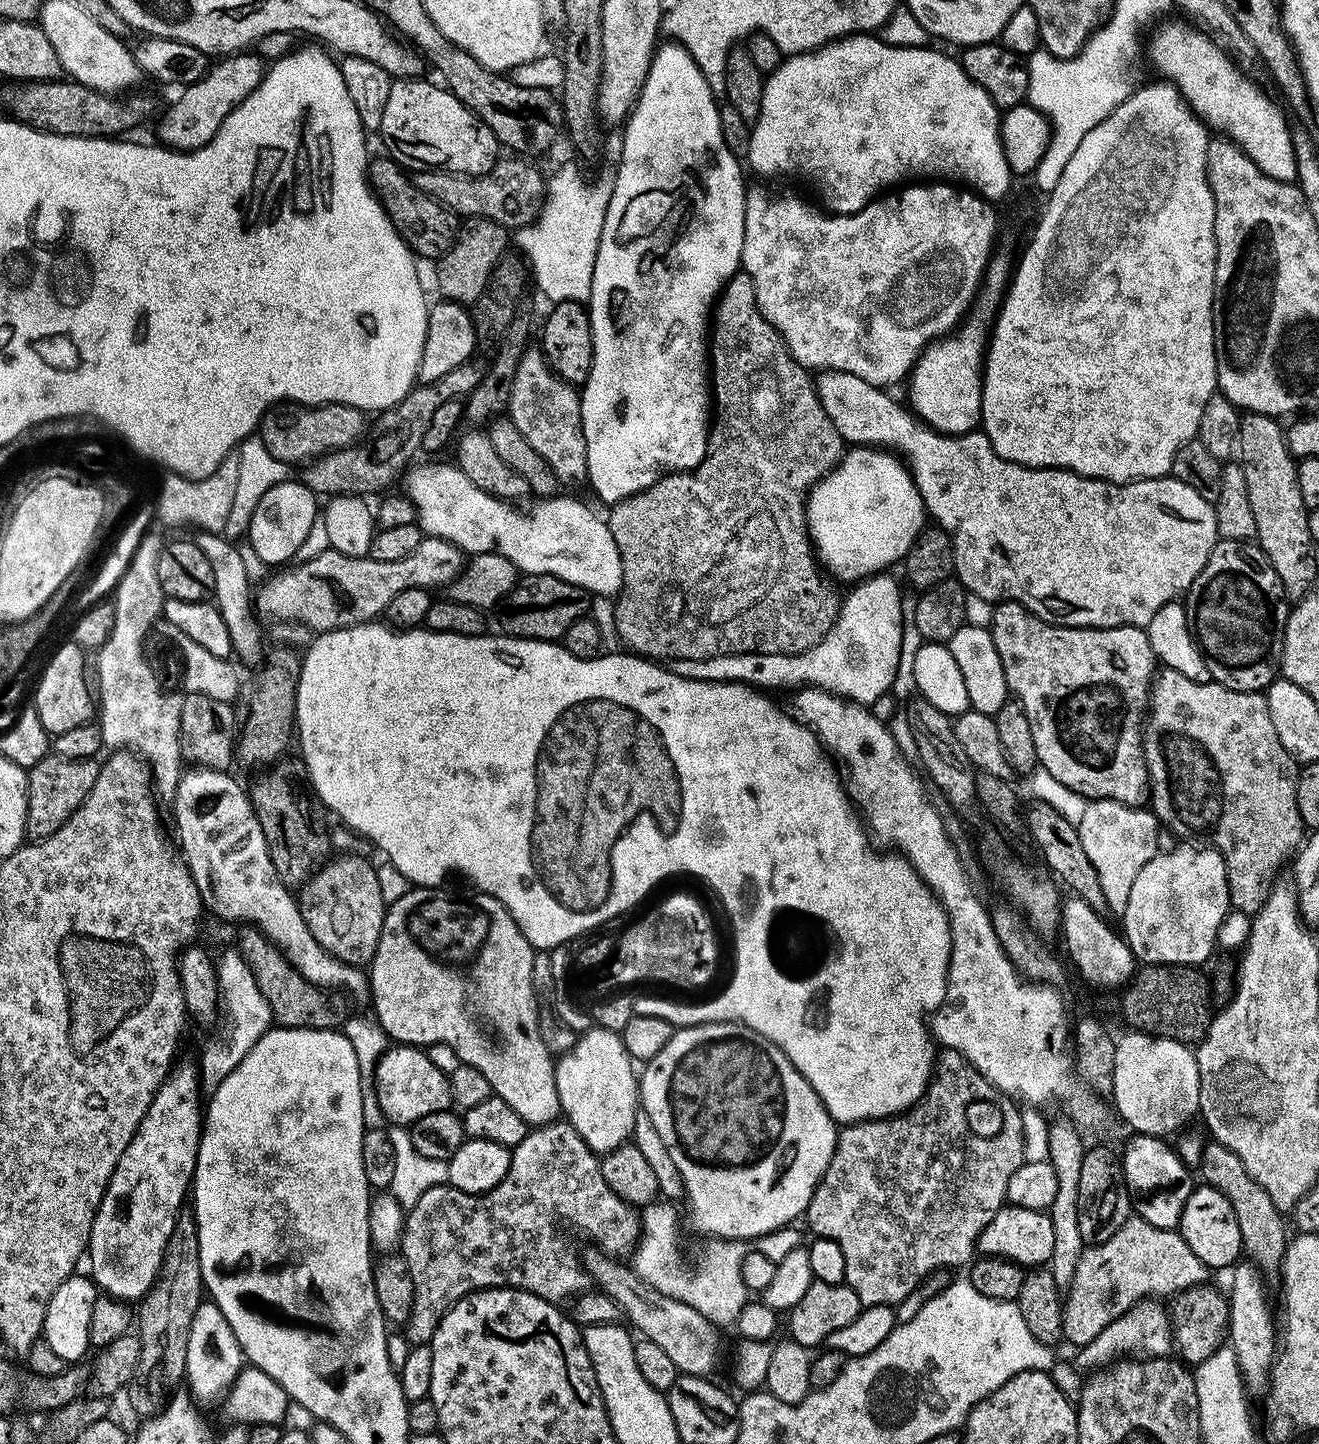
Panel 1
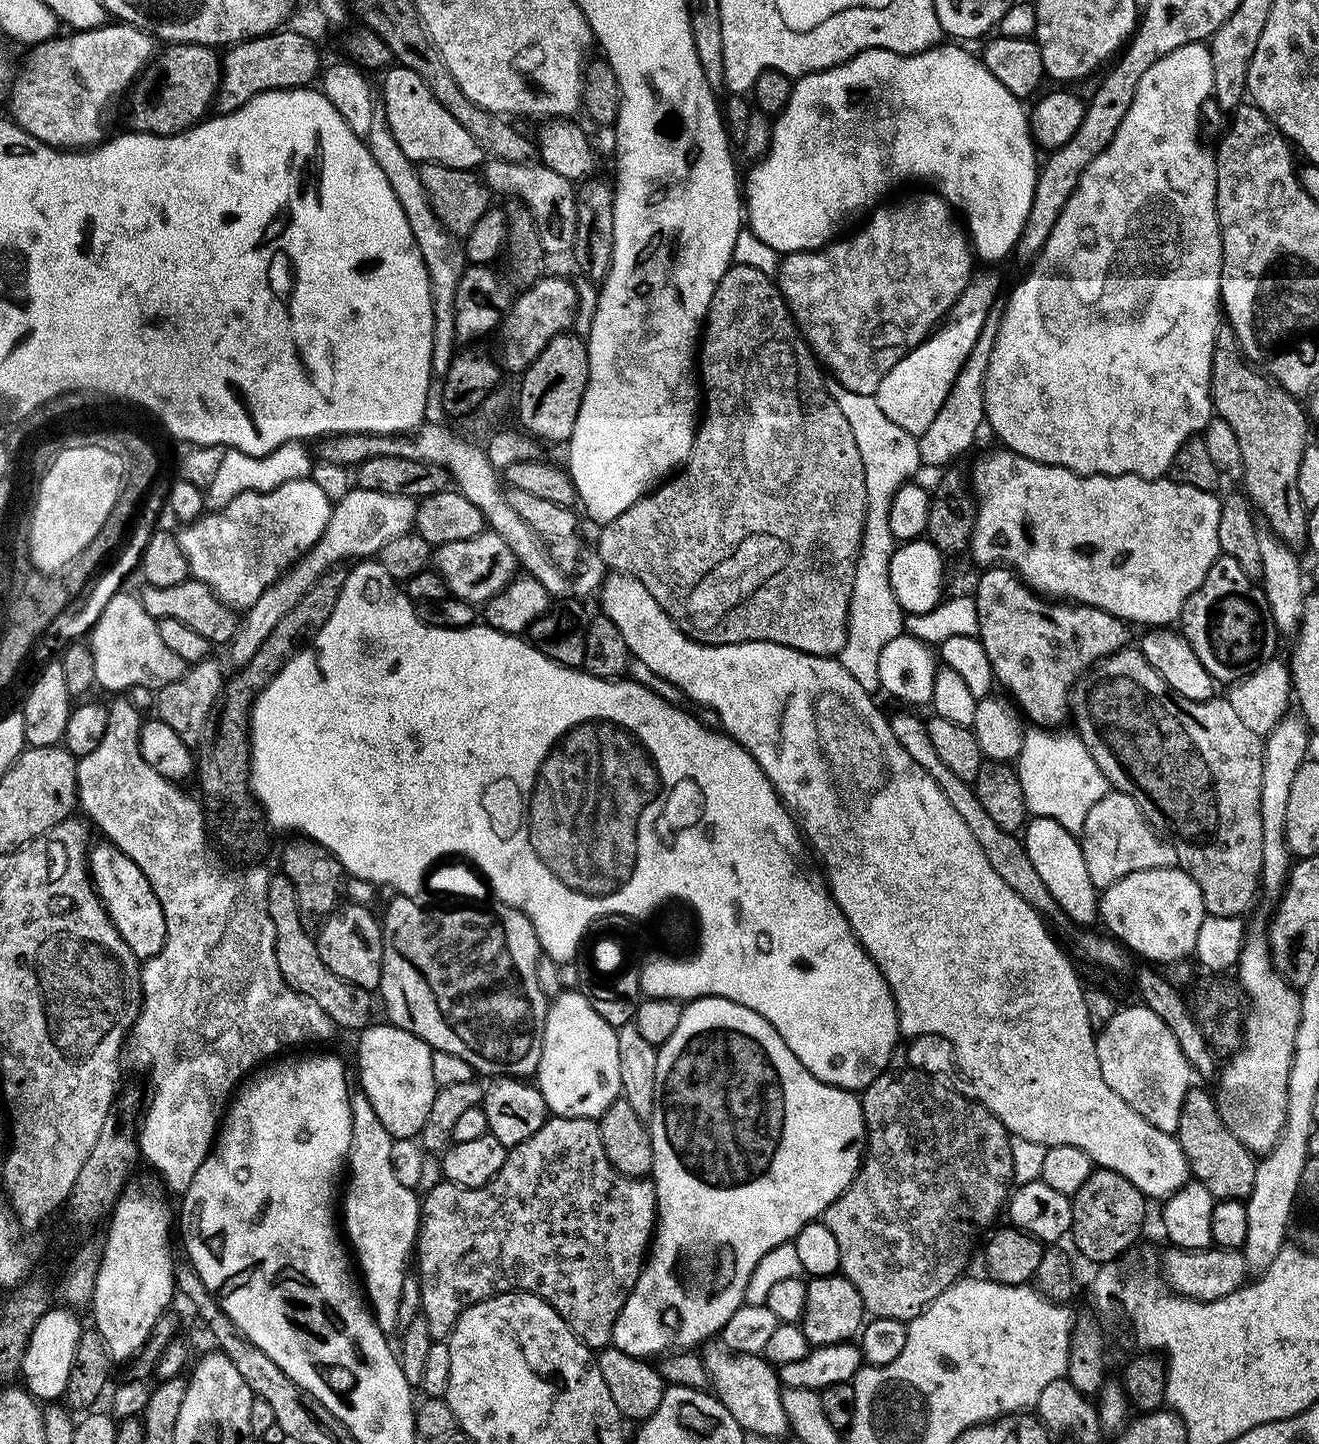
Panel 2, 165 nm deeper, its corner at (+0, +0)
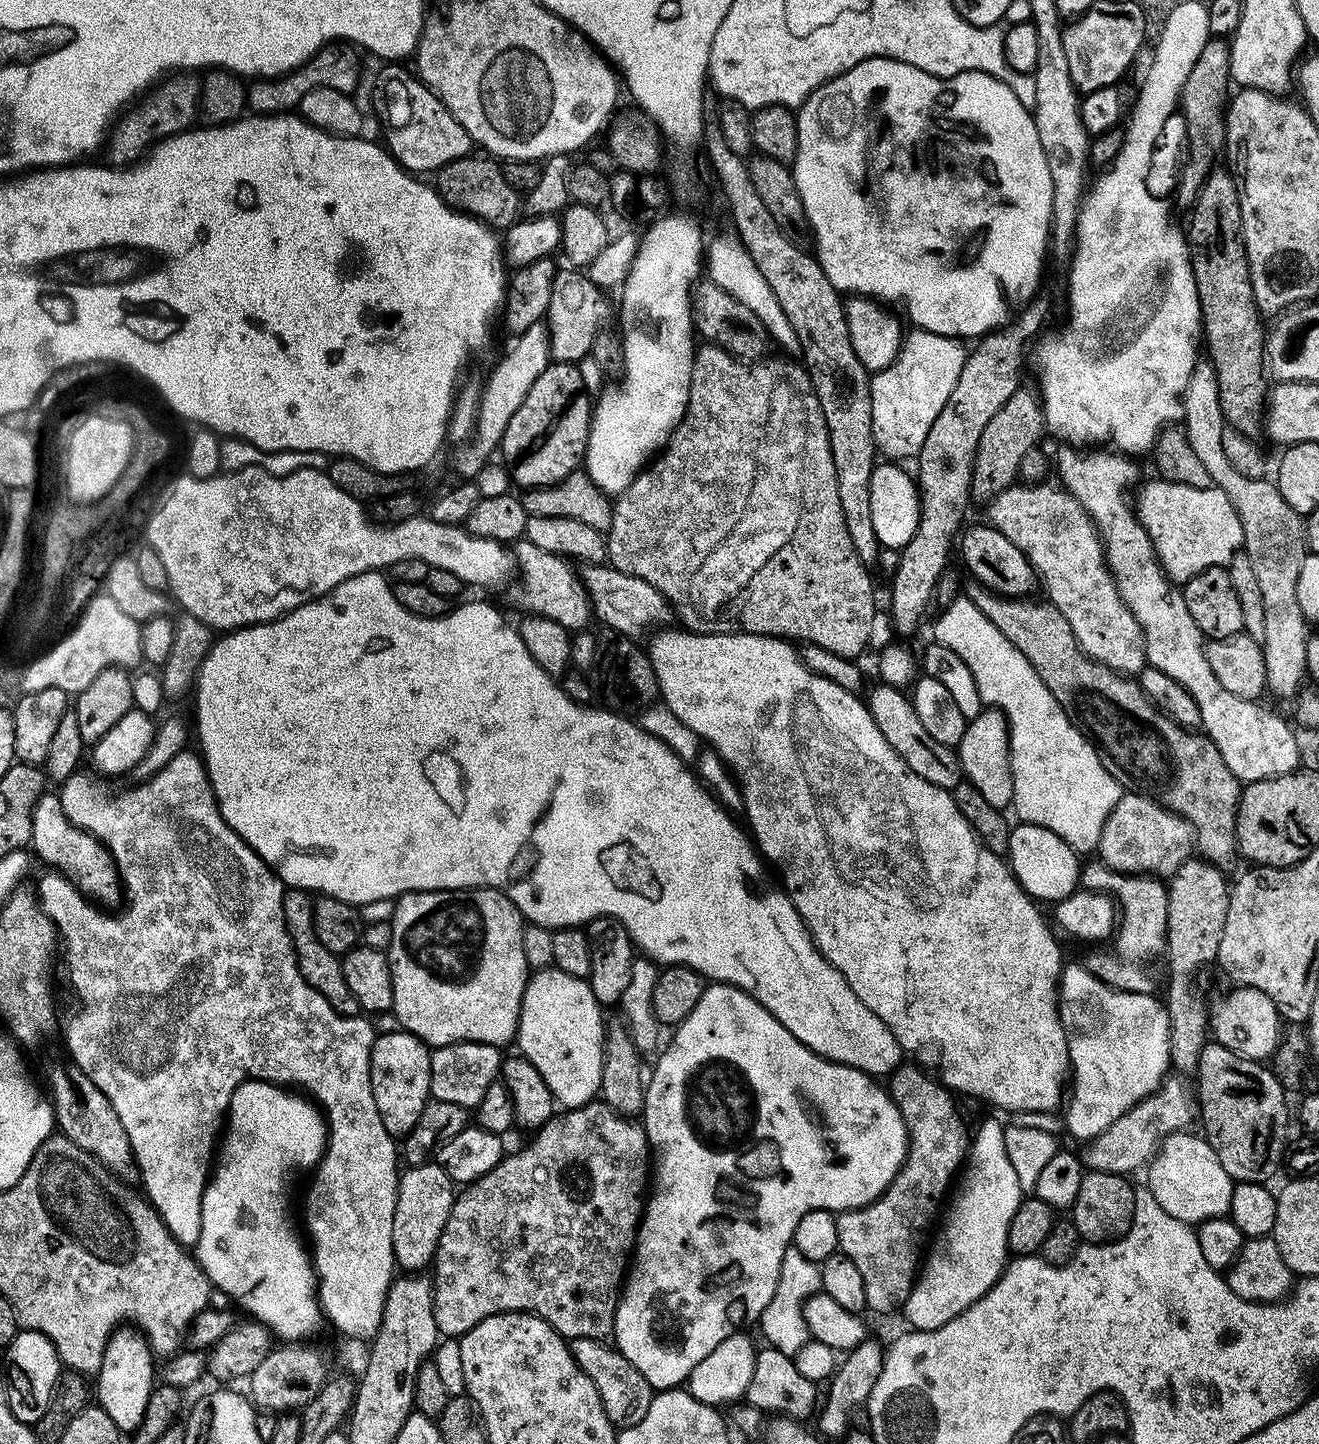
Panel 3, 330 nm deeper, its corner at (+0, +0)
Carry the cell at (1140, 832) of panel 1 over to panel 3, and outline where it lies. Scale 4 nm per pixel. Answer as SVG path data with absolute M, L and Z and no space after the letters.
M1128 790L1121 795L1114 810L1110 810L1102 826L1098 860L1115 872L1171 878L1193 852L1194 833L1188 821L1163 808L1151 795Z

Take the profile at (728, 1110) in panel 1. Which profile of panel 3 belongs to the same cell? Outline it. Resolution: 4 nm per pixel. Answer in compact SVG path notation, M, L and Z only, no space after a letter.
M709 983L702 998L698 998L698 1006L686 1014L681 1024L675 1025L673 1032L676 1033L672 1041L666 1046L664 1044L662 1051L655 1057L656 1065L652 1068L652 1076L650 1072L647 1077L644 1090L642 1123L654 1157L654 1179L650 1184L651 1192L644 1205L644 1214L640 1217L640 1227L636 1230L636 1246L620 1304L616 1308L614 1329L615 1347L638 1369L638 1374L650 1382L653 1390L683 1385L694 1366L698 1366L698 1362L702 1362L702 1358L706 1358L706 1354L710 1354L718 1342L726 1342L726 1338L745 1327L743 1324L755 1325L759 1321L766 1306L770 1306L770 1298L774 1298L782 1270L782 1258L792 1243L794 1226L798 1226L802 1214L810 1214L810 1210L839 1214L847 1212L849 1208L873 1204L888 1189L890 1182L894 1182L908 1153L908 1127L902 1122L902 1114L883 1083L877 1082L866 1072L836 1064L810 1051L750 993L735 988L733 984Z

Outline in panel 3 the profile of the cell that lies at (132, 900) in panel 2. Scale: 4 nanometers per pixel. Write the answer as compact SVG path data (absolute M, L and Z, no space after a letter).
M45 790L34 806L32 838L30 848L37 857L41 856L53 869L67 877L83 896L100 906L119 905L122 900L120 872L112 861L112 854L90 832L76 827L64 813L64 807L55 791Z

